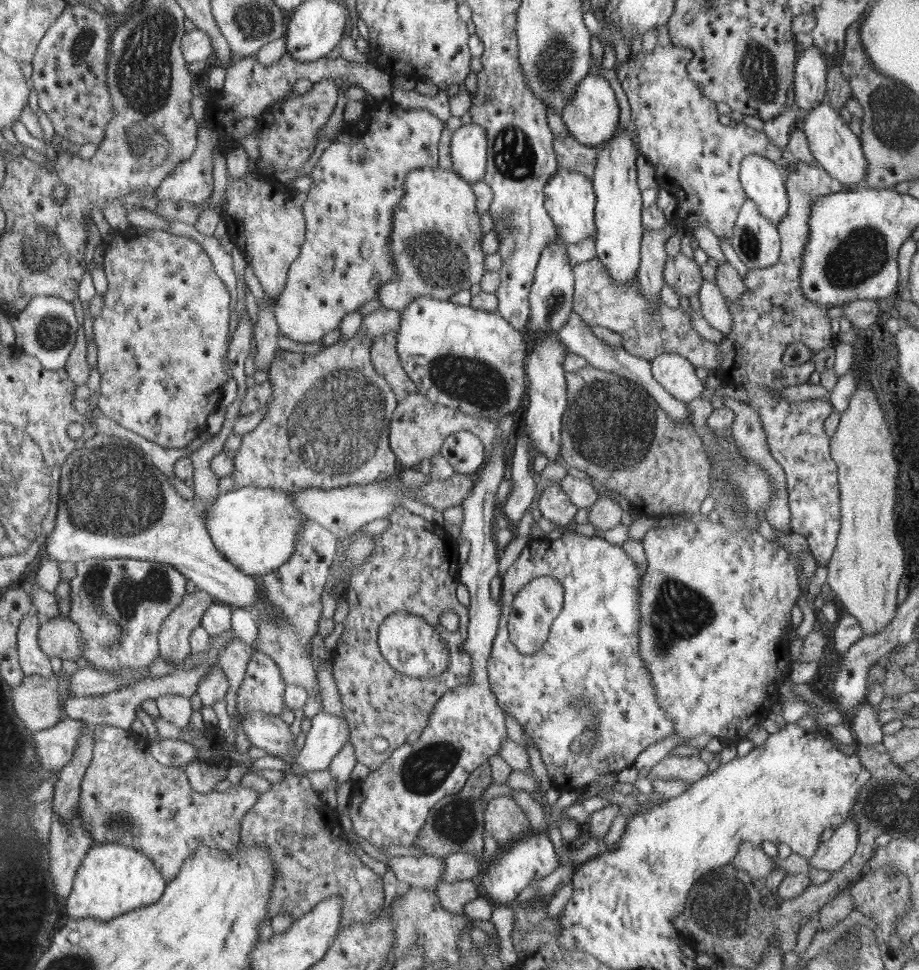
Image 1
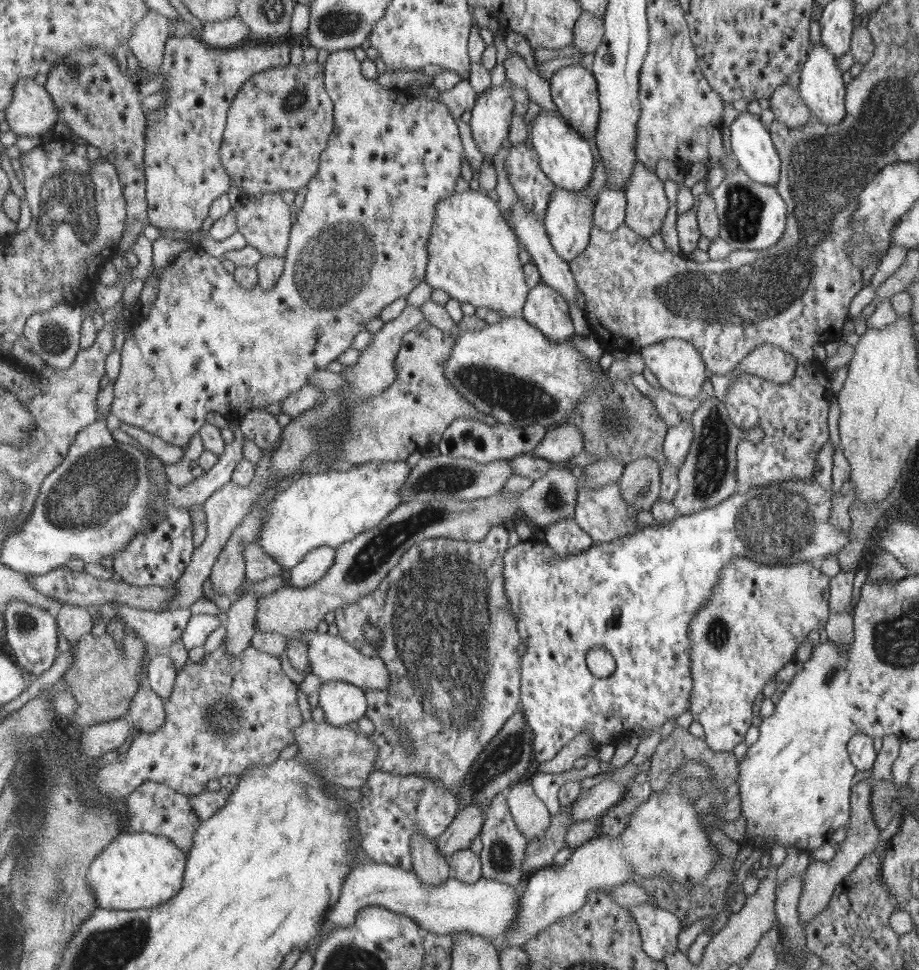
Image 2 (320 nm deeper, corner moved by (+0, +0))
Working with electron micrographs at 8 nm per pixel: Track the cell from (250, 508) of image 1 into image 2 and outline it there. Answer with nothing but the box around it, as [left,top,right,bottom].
[256,461,410,569]

